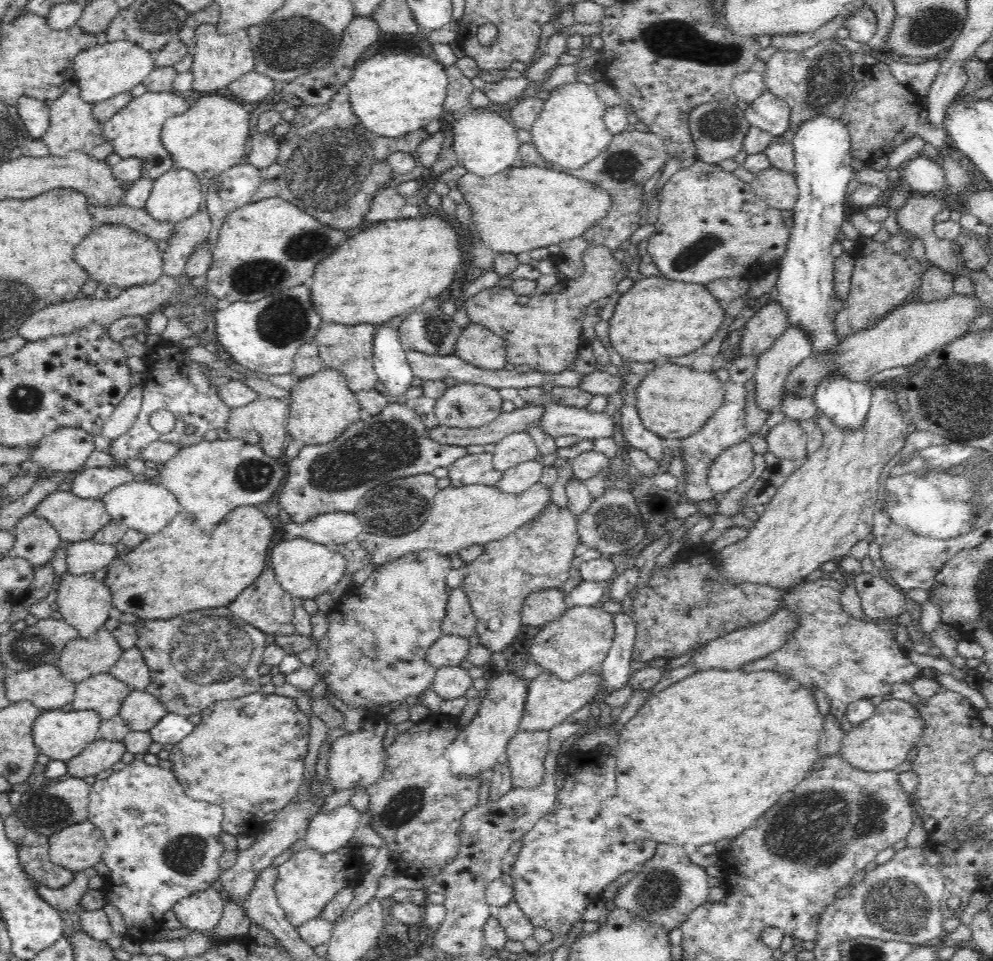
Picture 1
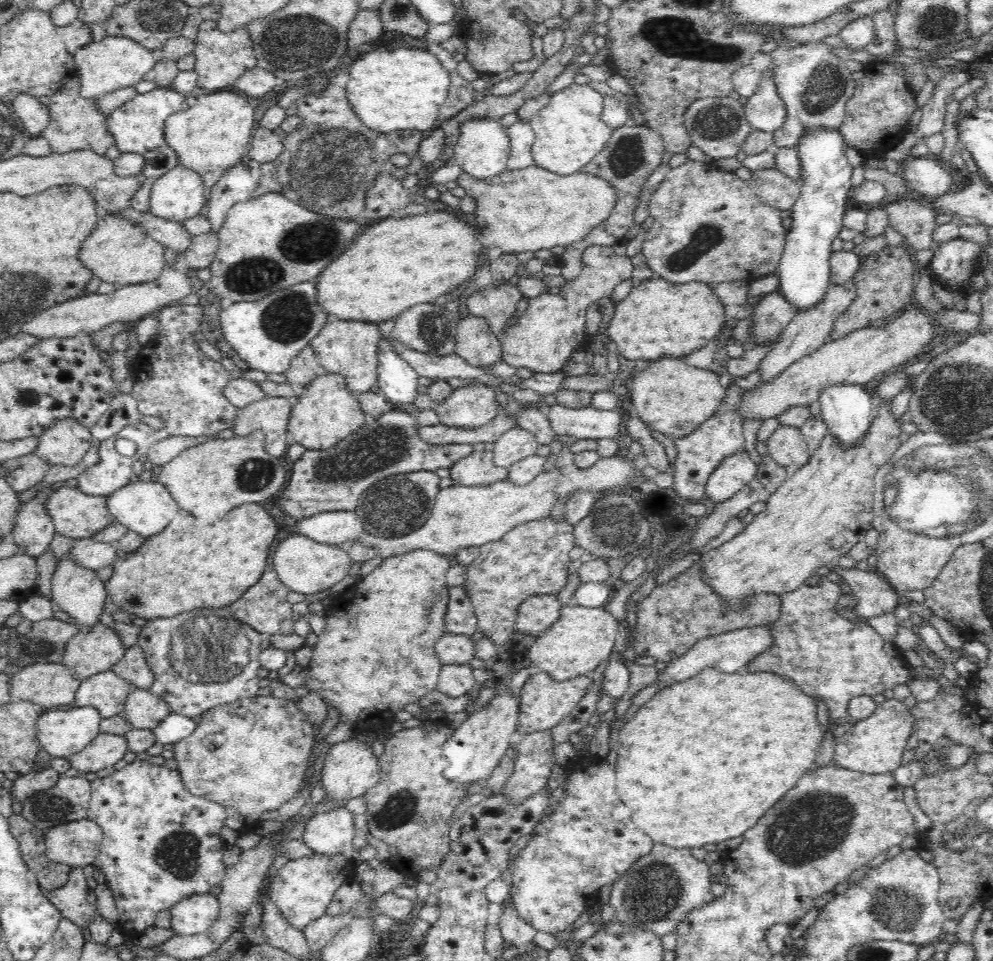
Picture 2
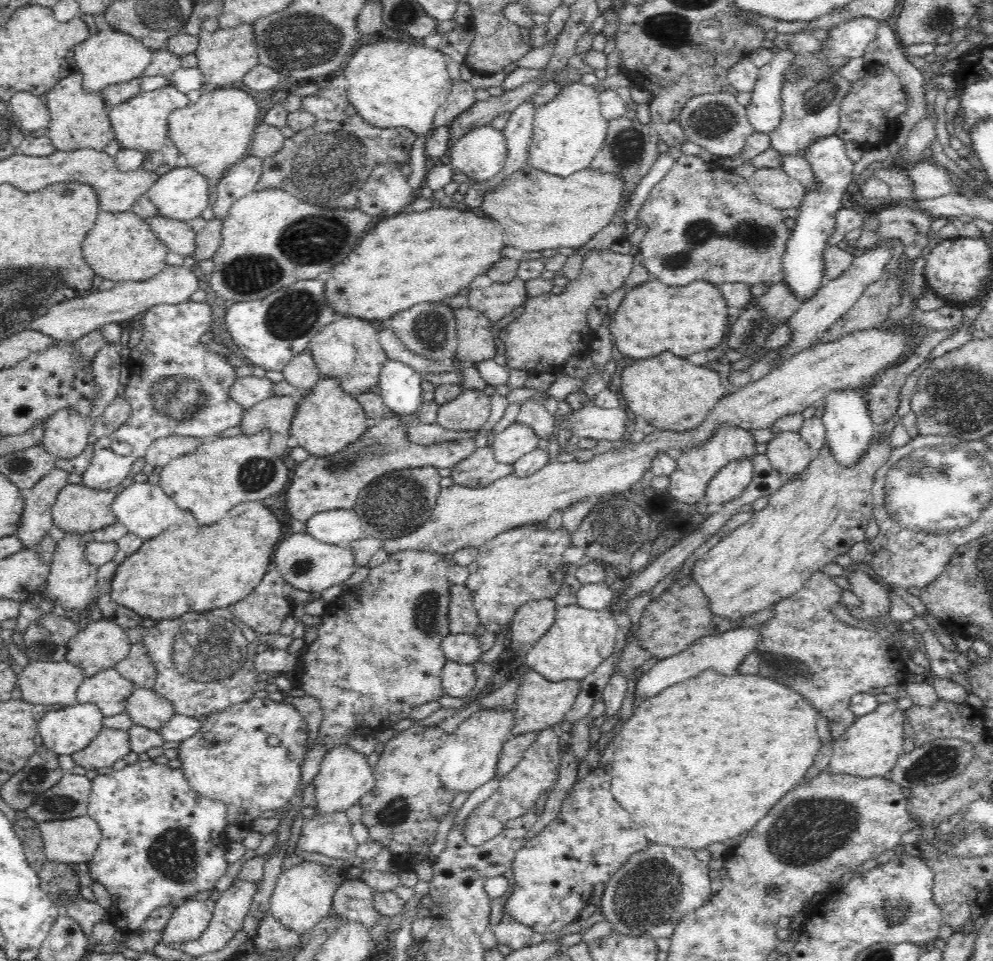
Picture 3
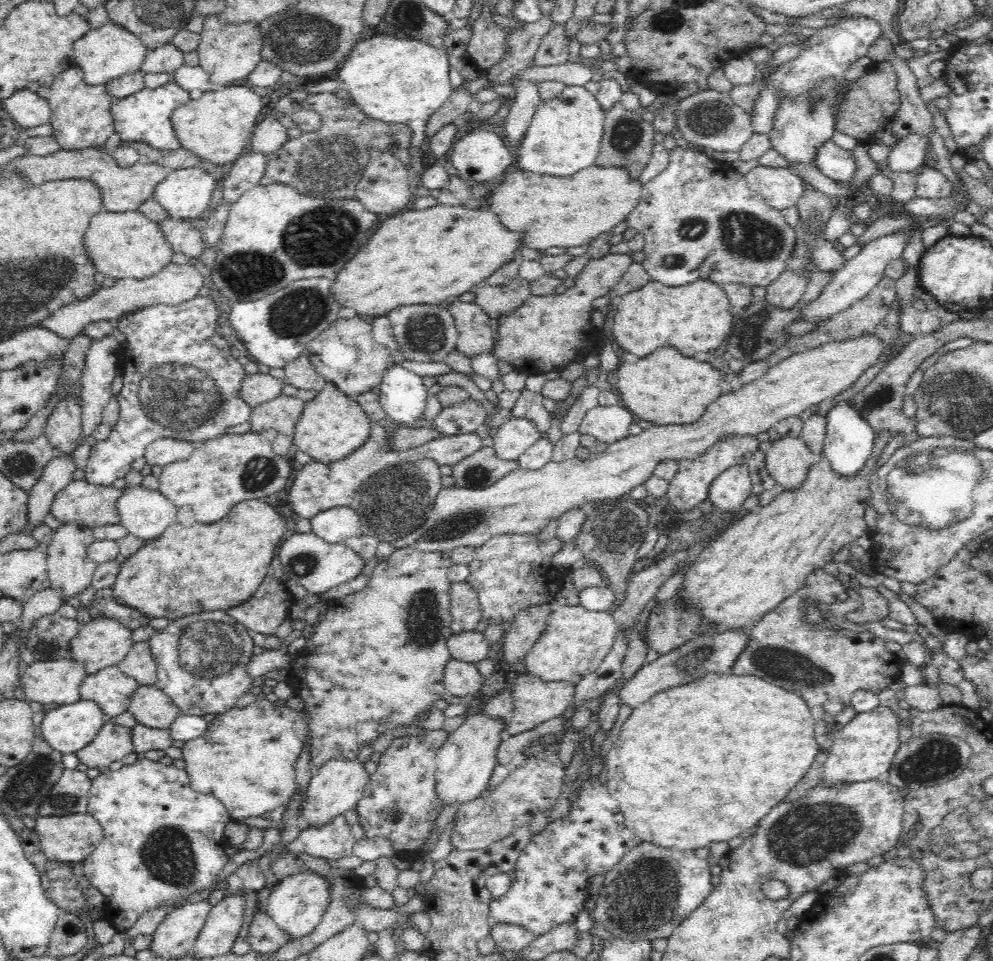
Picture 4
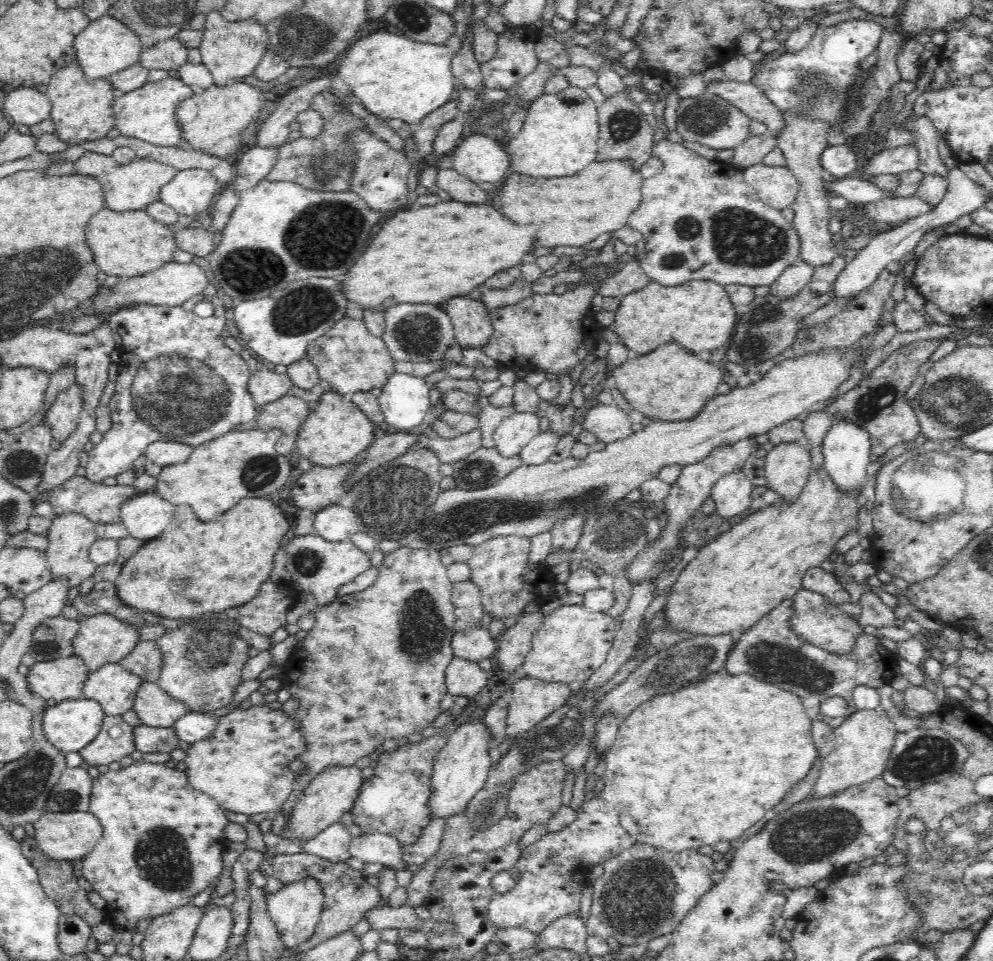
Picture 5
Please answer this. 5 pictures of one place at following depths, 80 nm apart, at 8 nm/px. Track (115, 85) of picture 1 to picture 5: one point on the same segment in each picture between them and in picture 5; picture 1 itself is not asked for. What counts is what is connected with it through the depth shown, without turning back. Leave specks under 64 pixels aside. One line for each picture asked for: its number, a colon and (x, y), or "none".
2: (115, 62)
3: (109, 57)
4: (108, 51)
5: (106, 46)

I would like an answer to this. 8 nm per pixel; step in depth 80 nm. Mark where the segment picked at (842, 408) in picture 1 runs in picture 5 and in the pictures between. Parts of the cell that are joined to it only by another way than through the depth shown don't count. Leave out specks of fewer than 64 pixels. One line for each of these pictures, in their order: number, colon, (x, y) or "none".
2: (847, 410)
3: (850, 431)
4: (849, 441)
5: (846, 449)

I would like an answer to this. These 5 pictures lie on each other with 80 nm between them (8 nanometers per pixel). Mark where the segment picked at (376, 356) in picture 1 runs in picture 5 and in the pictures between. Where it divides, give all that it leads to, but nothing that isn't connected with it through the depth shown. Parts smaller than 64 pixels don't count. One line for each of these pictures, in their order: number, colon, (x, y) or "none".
2: (398, 381)
3: (401, 391)
4: (402, 394)
5: (404, 401)

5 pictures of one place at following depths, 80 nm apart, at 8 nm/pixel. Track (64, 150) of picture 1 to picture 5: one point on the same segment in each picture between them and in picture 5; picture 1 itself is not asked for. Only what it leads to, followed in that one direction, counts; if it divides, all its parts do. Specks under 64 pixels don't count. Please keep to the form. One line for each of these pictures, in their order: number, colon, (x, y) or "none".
2: (75, 123)
3: (79, 120)
4: (81, 118)
5: (82, 111)

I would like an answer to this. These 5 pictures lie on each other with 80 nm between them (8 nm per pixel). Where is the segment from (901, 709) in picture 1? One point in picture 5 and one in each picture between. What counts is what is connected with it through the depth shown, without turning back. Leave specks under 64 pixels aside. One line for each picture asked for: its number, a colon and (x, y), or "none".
2: (875, 745)
3: (869, 748)
4: (863, 750)
5: (863, 743)

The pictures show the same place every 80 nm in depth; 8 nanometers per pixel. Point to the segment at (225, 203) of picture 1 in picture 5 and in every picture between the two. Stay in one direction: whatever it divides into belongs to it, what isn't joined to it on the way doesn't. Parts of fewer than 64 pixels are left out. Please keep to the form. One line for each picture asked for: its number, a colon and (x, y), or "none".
2: (238, 184)
3: (241, 179)
4: (246, 173)
5: (257, 162)

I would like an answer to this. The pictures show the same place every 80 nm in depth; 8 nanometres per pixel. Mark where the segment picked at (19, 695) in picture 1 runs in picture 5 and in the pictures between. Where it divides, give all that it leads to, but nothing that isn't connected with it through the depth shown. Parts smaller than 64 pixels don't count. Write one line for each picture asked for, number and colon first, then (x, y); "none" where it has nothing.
2: (48, 685)
3: (46, 683)
4: (46, 681)
5: (63, 679)

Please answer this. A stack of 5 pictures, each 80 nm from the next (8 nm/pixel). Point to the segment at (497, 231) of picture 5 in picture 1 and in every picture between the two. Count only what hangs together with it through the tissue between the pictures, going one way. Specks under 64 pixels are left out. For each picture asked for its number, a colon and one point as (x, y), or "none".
1: (382, 272)
2: (401, 262)
3: (409, 259)
4: (431, 256)

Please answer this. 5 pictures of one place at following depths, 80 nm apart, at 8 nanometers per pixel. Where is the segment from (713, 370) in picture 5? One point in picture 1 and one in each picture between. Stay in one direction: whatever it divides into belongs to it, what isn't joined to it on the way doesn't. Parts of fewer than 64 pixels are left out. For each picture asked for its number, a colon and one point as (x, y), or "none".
1: (674, 403)
2: (674, 398)
3: (670, 393)
4: (665, 387)

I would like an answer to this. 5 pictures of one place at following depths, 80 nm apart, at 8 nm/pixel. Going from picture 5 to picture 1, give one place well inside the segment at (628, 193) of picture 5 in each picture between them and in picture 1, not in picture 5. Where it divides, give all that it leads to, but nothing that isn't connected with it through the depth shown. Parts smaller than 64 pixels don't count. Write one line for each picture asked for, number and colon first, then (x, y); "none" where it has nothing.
1: (503, 206)
2: (567, 208)
3: (569, 212)
4: (570, 212)

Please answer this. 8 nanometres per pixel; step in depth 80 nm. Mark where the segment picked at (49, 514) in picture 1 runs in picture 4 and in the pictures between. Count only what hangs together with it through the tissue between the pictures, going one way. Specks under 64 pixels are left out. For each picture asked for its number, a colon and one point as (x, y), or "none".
2: (77, 515)
3: (77, 508)
4: (92, 505)

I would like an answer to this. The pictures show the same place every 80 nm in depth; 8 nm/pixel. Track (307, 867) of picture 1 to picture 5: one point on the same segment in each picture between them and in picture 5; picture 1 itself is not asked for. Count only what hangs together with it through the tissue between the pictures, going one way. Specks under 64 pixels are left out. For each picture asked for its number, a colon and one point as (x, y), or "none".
2: (303, 889)
3: (303, 895)
4: (297, 904)
5: (296, 909)

